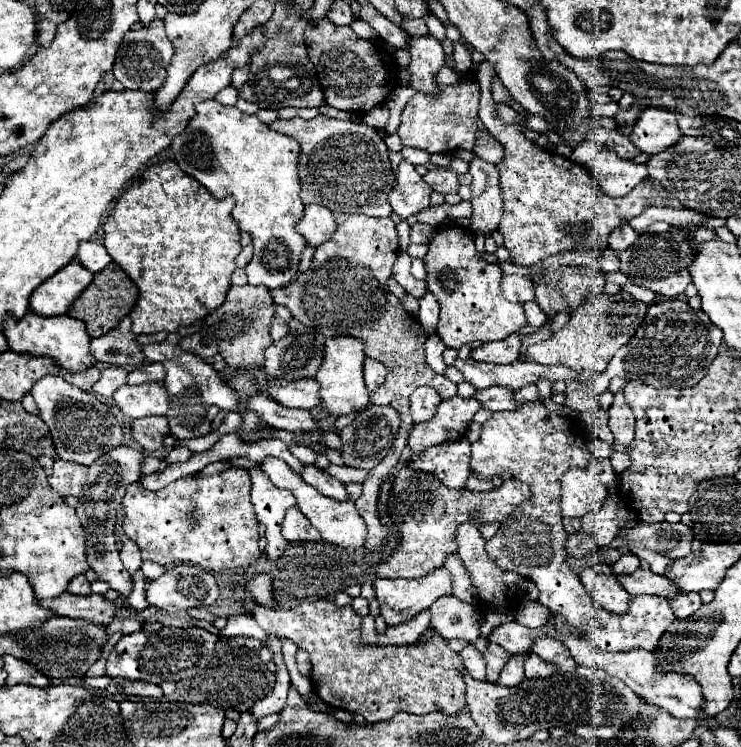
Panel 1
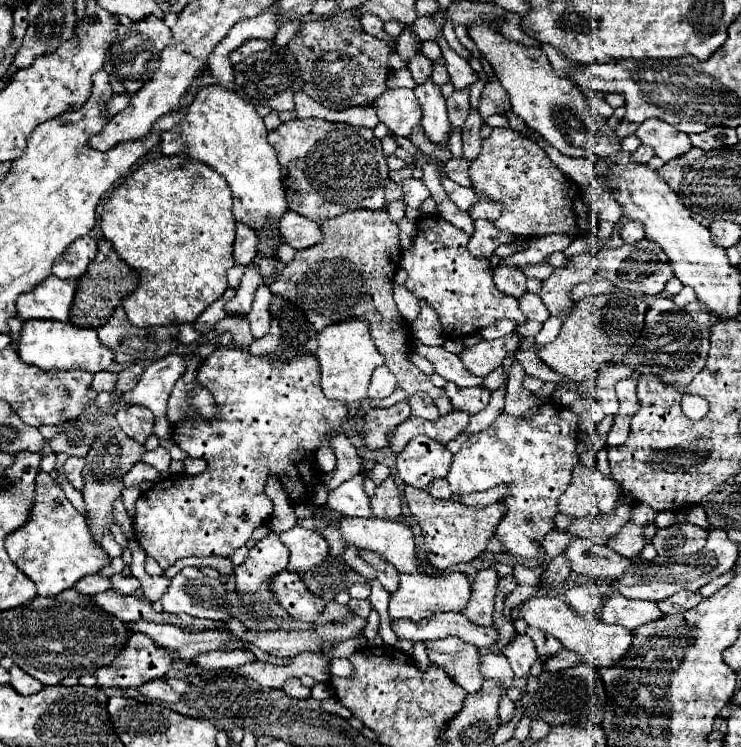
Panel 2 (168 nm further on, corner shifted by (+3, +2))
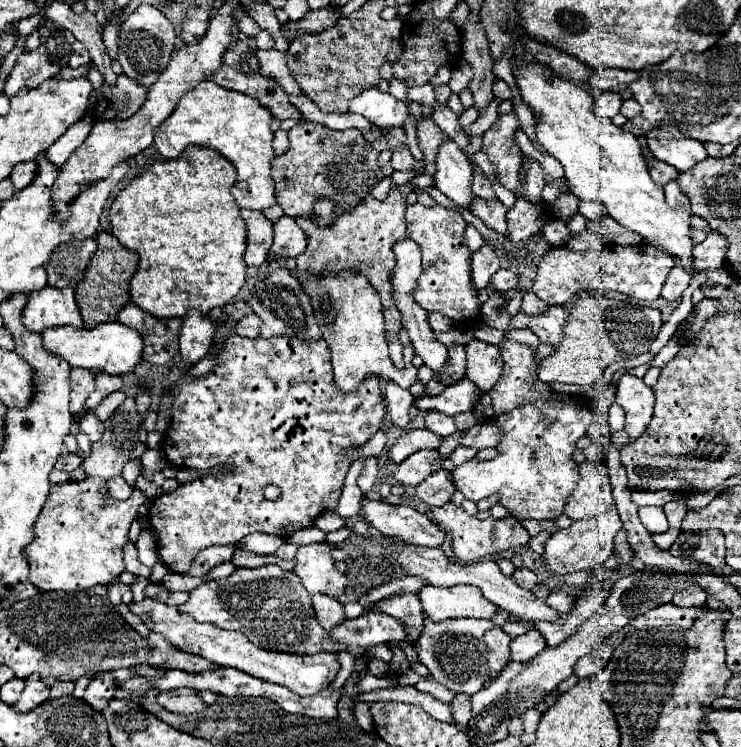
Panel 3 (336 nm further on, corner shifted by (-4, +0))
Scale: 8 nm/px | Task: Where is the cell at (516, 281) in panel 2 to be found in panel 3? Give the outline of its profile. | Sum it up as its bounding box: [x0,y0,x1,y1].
[492,268,520,294]

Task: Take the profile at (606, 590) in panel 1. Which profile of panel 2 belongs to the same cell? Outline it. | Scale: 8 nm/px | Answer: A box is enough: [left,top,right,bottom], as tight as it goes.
[601,592,663,630]

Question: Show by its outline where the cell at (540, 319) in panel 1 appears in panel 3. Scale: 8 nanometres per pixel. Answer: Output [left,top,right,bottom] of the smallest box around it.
[522,292,548,314]

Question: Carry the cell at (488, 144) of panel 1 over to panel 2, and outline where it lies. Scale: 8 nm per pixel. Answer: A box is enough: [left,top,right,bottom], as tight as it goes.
[479,78,511,120]

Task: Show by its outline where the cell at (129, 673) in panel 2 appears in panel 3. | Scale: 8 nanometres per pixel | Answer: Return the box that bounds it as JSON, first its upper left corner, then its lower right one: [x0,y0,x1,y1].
[82,672,116,712]

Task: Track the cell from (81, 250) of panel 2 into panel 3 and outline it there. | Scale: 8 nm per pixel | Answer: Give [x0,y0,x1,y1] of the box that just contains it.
[46,238,96,288]

